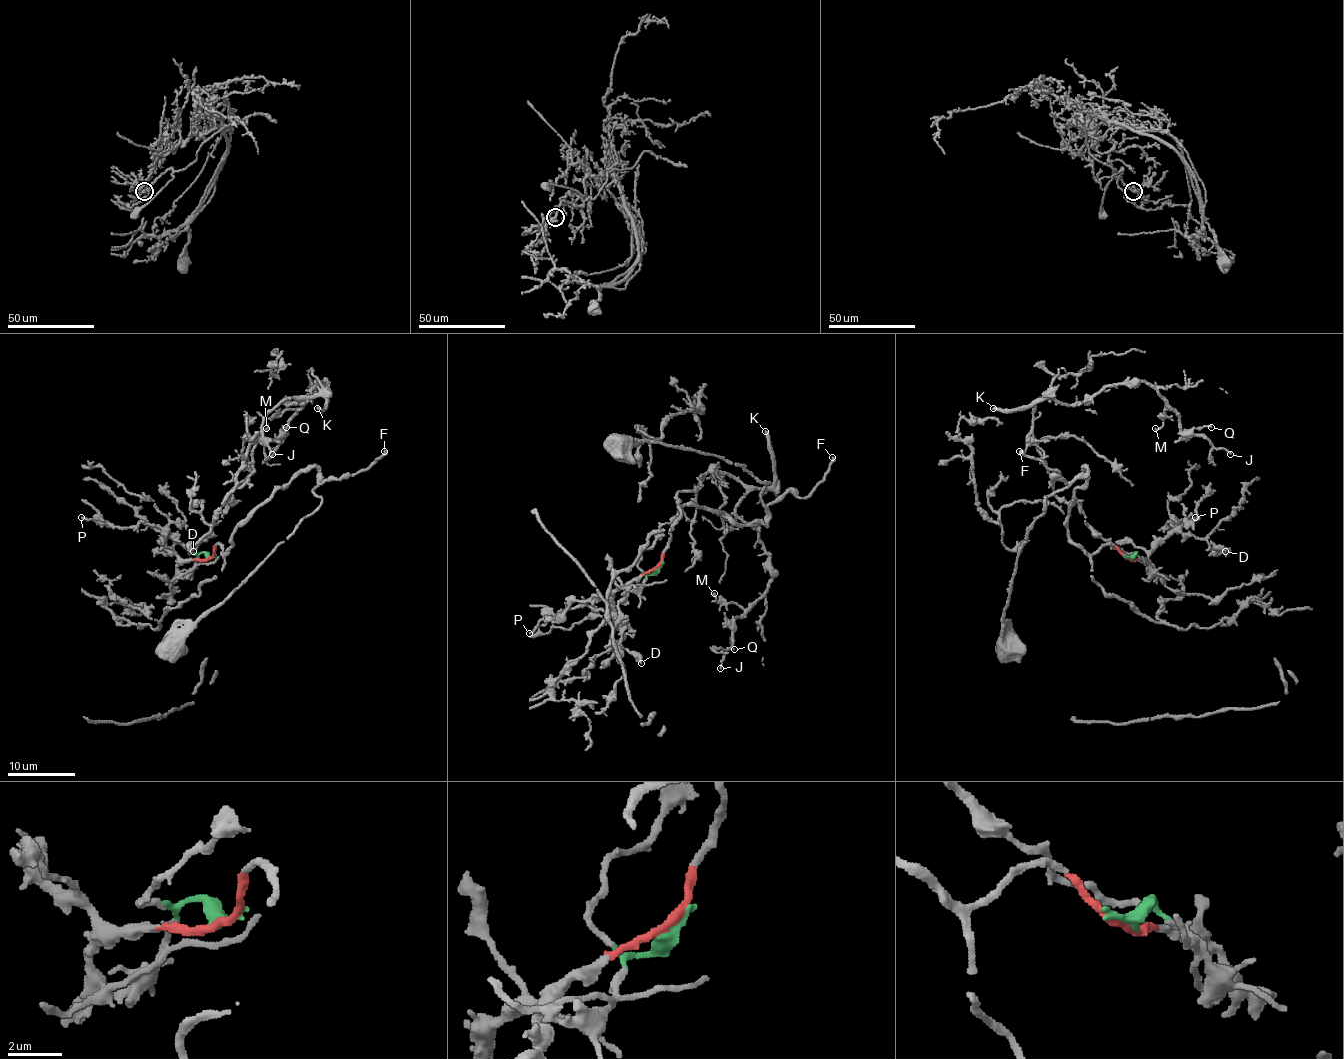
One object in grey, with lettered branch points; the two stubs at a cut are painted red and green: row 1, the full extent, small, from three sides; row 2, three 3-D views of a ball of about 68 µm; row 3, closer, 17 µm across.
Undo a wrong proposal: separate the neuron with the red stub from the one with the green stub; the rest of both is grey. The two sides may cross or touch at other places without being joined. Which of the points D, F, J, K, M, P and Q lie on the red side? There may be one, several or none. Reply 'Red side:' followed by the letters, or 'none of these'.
Red side: D, F, P

